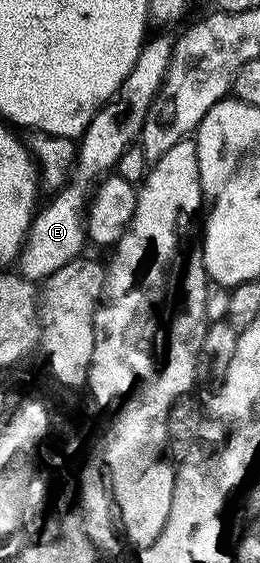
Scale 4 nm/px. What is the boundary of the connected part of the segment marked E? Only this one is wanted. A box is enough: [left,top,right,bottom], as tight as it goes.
[16,35,174,281]

